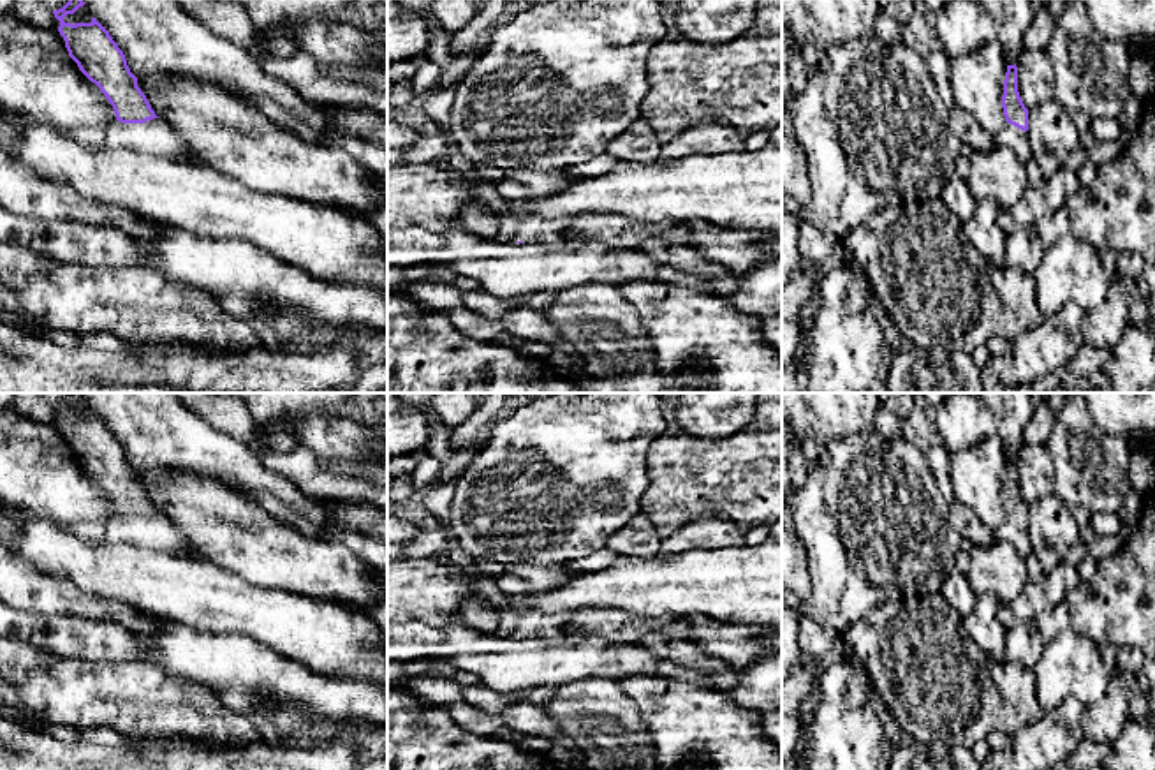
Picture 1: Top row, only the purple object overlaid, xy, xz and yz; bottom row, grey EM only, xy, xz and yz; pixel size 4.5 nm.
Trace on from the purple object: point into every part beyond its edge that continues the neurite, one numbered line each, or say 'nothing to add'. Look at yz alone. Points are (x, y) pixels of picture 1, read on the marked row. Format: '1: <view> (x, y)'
1: yz (1009, 136)

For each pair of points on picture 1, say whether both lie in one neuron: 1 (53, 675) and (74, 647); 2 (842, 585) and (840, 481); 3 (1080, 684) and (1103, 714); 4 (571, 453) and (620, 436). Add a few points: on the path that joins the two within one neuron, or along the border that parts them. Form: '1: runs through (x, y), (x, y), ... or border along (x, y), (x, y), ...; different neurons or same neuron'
1: border along (27, 644), (74, 661); different neurons
2: runs through (842, 559), (842, 548), (835, 534), (840, 508); same neuron
3: border along (1111, 677), (1106, 691), (1085, 707); different neurons
4: runs through (583, 441), (588, 436), (608, 436); same neuron

